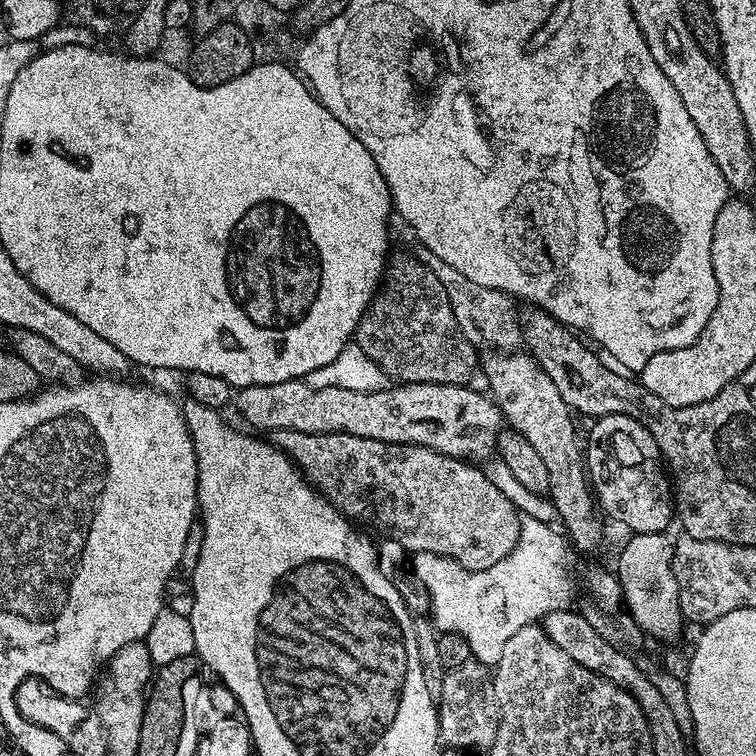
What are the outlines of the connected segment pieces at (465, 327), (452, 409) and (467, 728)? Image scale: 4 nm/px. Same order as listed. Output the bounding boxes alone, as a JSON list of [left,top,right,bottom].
[[416,247,522,350],[234,379,506,462],[438,659,500,750]]

